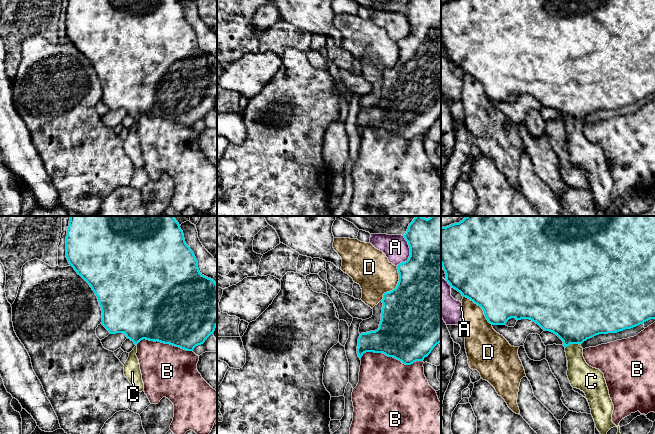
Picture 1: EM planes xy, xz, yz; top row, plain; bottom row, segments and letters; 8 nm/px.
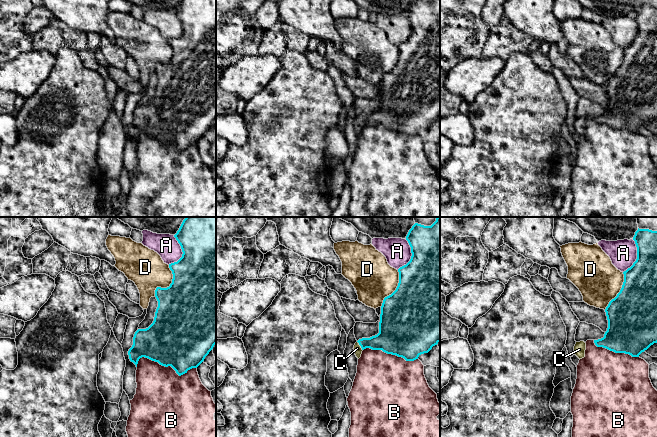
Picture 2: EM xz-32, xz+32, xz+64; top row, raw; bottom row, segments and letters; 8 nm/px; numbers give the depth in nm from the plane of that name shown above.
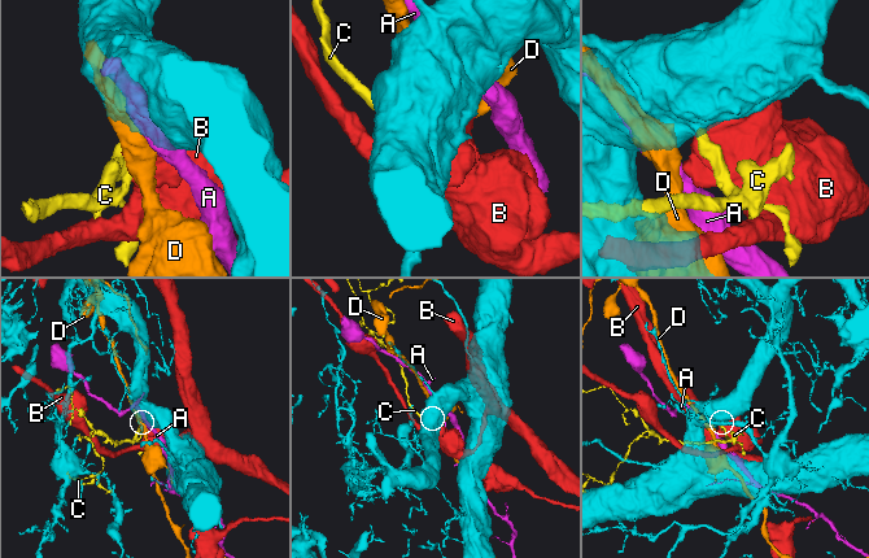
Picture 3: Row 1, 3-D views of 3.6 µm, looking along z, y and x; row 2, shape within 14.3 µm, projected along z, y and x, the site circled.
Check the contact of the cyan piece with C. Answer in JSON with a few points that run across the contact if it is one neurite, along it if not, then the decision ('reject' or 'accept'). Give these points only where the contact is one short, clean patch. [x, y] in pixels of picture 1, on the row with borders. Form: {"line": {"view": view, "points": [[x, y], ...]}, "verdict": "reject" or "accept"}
{"line": {"view": "yz", "points": [[575, 312], [572, 343], [579, 373]]}, "verdict": "accept"}

